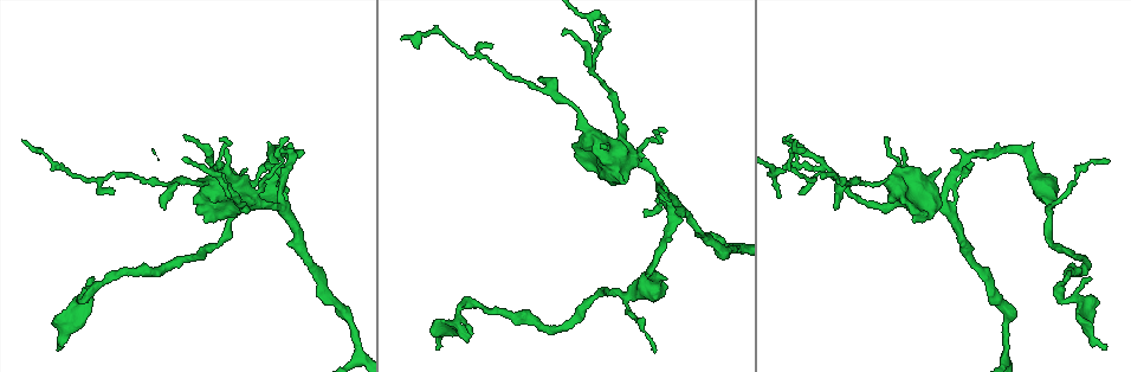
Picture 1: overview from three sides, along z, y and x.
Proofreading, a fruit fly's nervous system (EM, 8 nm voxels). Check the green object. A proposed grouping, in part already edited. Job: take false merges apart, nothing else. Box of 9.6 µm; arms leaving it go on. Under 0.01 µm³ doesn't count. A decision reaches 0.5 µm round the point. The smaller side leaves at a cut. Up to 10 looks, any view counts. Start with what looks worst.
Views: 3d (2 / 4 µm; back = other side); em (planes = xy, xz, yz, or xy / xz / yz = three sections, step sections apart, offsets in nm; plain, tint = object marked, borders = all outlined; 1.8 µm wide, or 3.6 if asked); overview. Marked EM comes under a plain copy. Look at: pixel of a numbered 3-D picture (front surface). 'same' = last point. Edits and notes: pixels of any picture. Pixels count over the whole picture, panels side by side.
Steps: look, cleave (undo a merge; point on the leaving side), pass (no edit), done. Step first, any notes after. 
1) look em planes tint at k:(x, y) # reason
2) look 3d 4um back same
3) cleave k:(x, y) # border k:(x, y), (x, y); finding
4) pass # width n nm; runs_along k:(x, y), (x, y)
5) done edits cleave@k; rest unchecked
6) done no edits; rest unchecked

look em 3.6um xy step 8 tint at 1:(826, 166) # two arms in line, one across

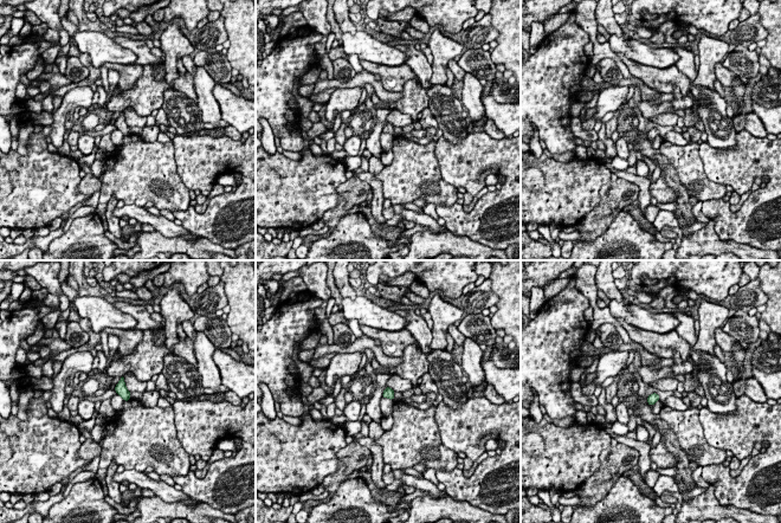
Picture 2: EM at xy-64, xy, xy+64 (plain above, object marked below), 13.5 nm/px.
pass # width 140 nm; one cell here

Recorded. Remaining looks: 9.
look 3d 2um at 1:(466, 300) # sharp bend

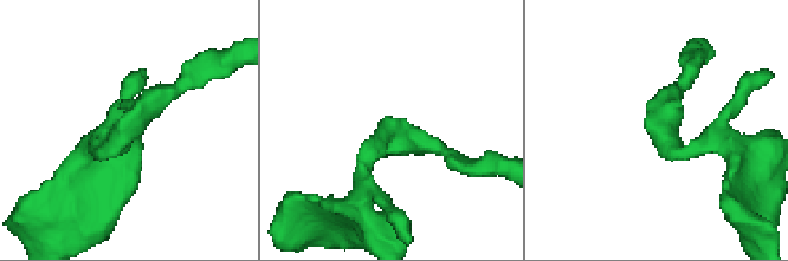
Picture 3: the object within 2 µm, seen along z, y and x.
look em planes tint at 3:(666, 135) # need the tissue

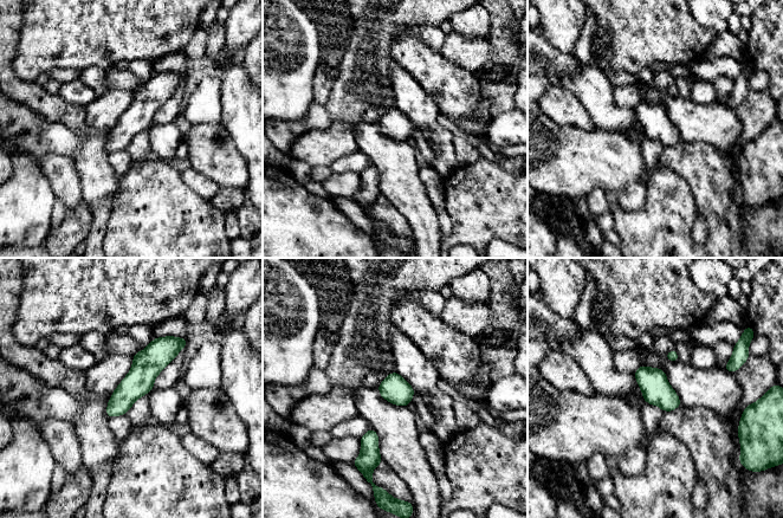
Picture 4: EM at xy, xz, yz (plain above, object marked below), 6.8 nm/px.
pass # runs_along 4:(182, 343), (172, 345), (109, 413); continuous, no second cell

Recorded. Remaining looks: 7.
look em xz step 16 tint at 1:(285, 170) # branch point

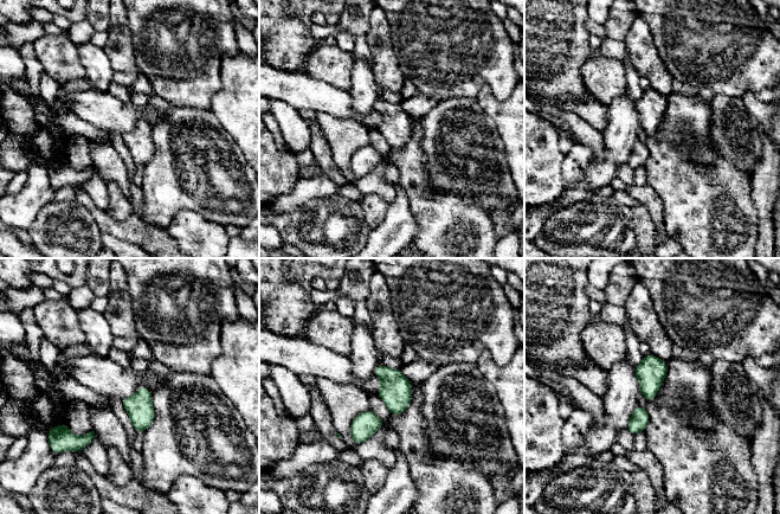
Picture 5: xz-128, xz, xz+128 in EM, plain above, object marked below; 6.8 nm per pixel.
look em planes tint same # another direction

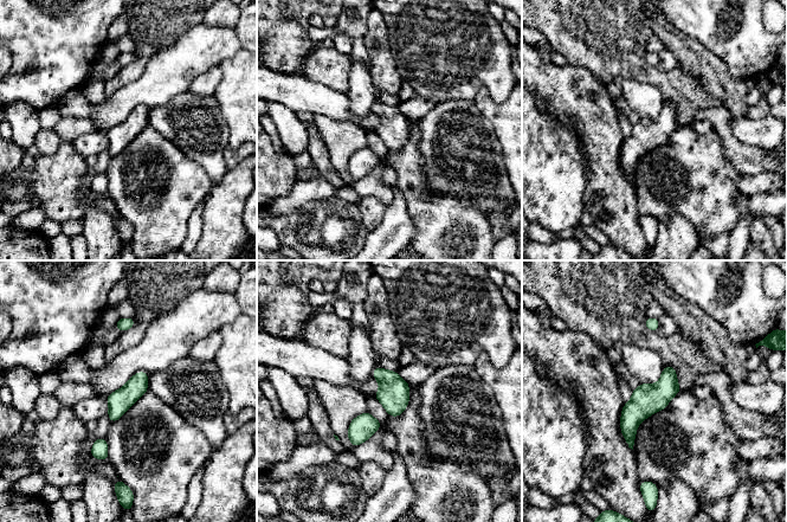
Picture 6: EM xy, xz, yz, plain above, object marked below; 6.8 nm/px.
pass # continuous, no second cell

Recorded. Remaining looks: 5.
look em 3.6um planes borders at 1:(1053, 205) # two arms in line, one across

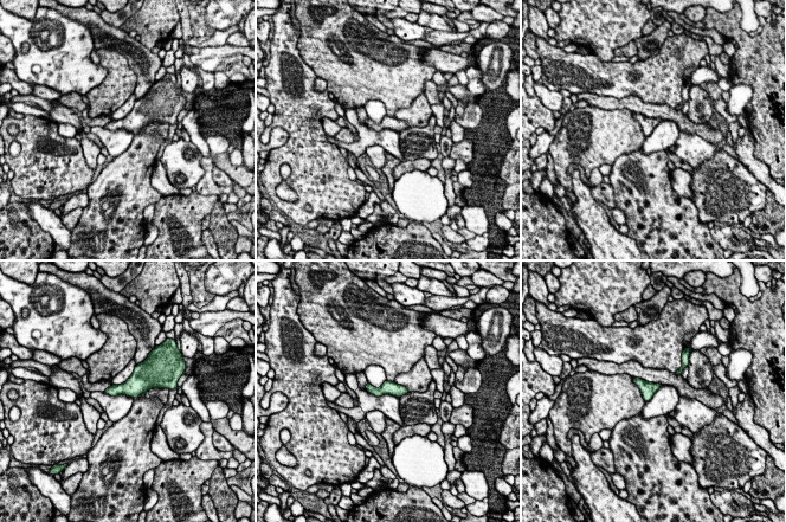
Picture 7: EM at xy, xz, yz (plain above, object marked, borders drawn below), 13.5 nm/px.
pass # runs_along 7:(368, 387), (373, 391), (404, 391); all the same cell

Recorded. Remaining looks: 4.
done no edits; rest unchecked

